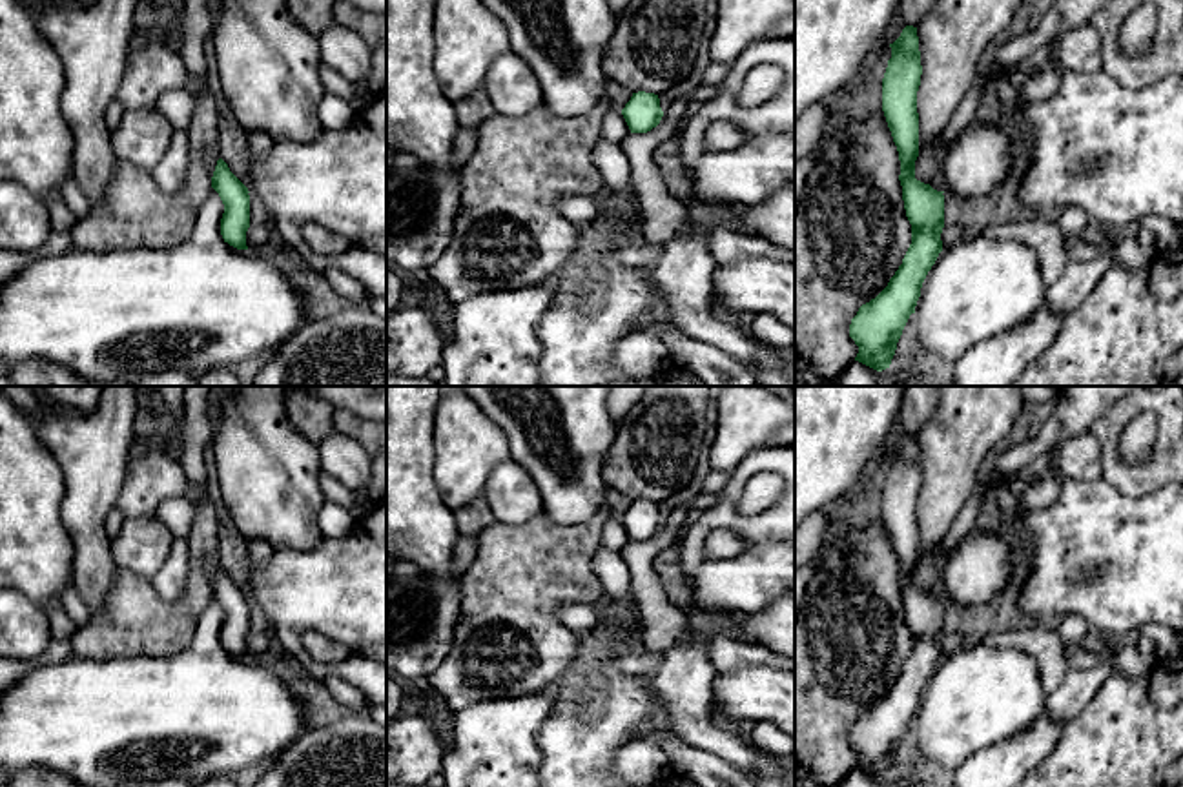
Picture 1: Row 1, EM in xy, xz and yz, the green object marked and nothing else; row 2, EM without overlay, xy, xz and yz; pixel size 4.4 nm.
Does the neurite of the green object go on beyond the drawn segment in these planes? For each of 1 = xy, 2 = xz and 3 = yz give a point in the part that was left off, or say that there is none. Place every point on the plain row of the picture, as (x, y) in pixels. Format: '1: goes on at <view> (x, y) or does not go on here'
1: does not go on here
2: does not go on here
3: does not go on here

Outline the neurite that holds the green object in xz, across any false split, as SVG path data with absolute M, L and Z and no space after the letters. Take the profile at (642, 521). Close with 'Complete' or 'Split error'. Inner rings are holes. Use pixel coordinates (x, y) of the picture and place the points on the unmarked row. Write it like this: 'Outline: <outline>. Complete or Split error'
Outline: M638 499L633 501L622 523L631 541L647 541L660 532L664 519L658 503Z. Complete

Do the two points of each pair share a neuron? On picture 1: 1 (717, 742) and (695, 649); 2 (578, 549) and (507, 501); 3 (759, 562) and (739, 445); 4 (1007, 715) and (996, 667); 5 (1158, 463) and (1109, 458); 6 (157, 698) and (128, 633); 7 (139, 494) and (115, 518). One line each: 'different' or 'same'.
1: same
2: different
3: different
4: same
5: same
6: different
7: different

